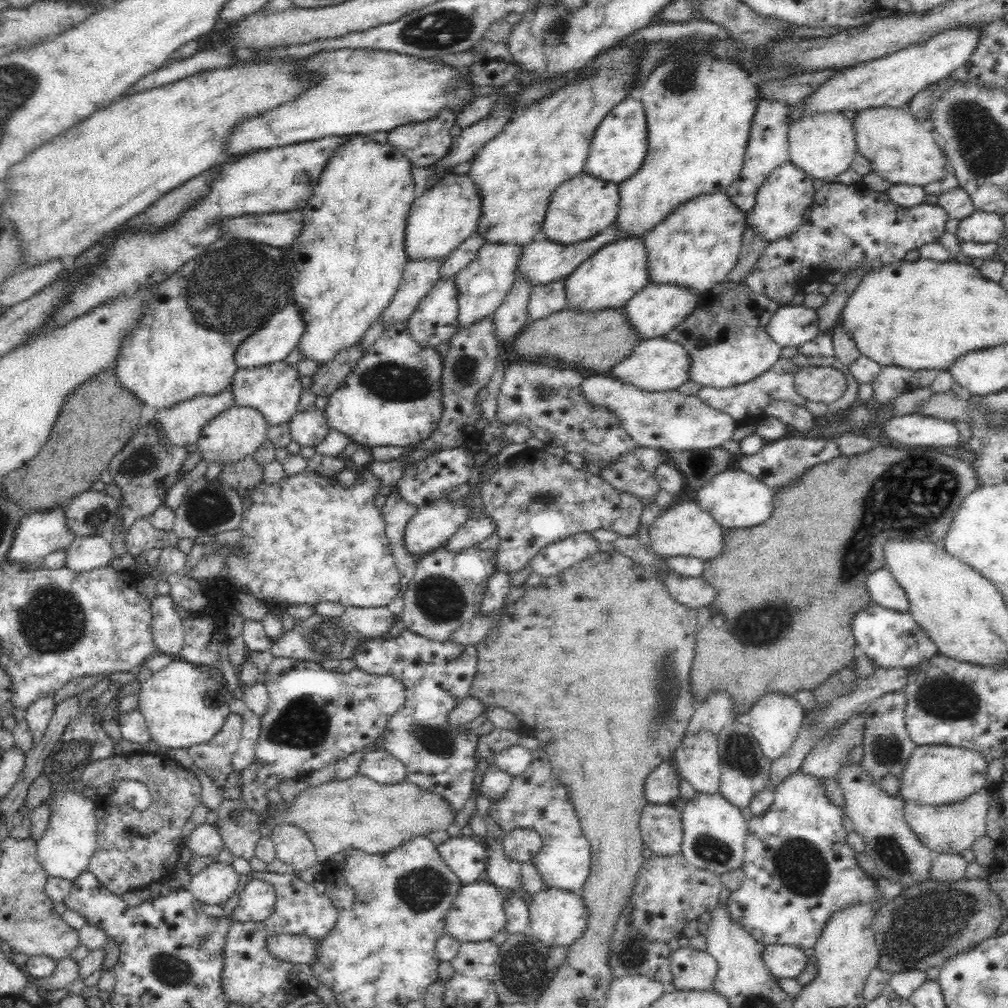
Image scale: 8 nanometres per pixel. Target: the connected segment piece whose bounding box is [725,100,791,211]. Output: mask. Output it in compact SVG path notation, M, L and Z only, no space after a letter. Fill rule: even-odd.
M759 100L757 103L756 113L752 119L752 126L746 142L744 152L744 162L740 174L736 180L725 191L730 199L730 203L740 210L752 210L756 202L756 193L764 179L781 164L788 162L788 123L789 109L788 104L773 102L772 100Z

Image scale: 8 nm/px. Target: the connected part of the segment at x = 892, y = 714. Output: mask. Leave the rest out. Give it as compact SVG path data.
M892 691L875 698L864 711L865 728L863 731L864 755L861 758L863 768L881 787L892 796L898 795L898 778L904 770L904 764L917 747L907 733L905 726L905 692Z

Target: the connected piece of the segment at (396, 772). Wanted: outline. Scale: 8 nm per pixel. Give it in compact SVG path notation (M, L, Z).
M379 749L364 755L357 774L367 776L378 784L389 785L404 781L407 772L403 762L387 750Z

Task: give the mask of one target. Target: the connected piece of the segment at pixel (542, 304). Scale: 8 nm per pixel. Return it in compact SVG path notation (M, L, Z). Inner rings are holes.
M557 280L548 284L533 286L526 306L529 321L547 317L550 313L566 309L564 281Z

